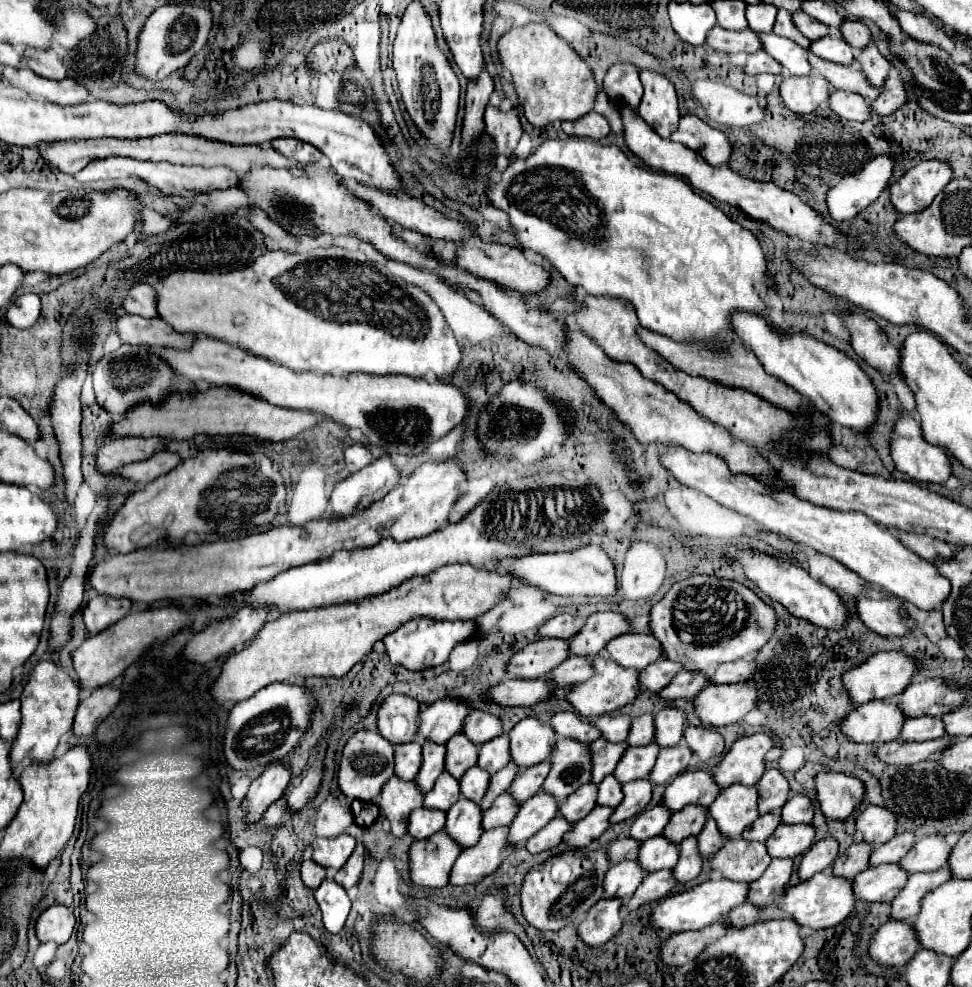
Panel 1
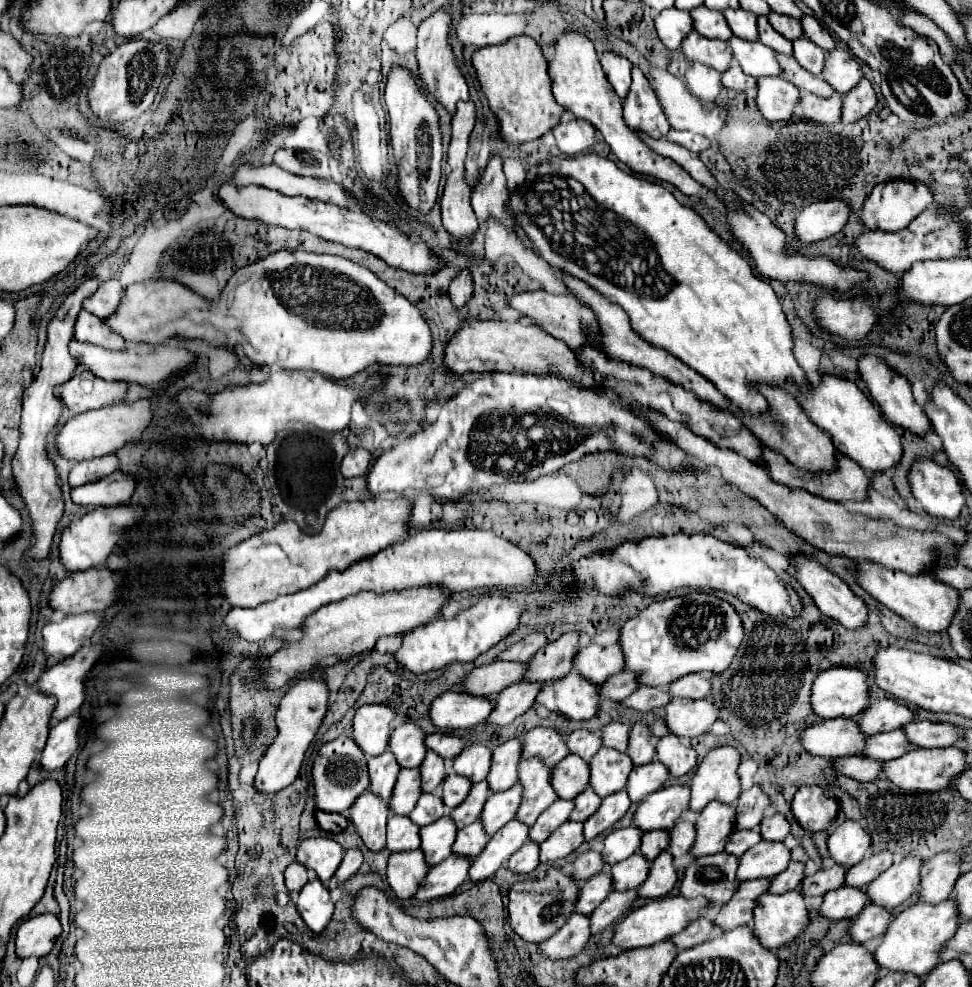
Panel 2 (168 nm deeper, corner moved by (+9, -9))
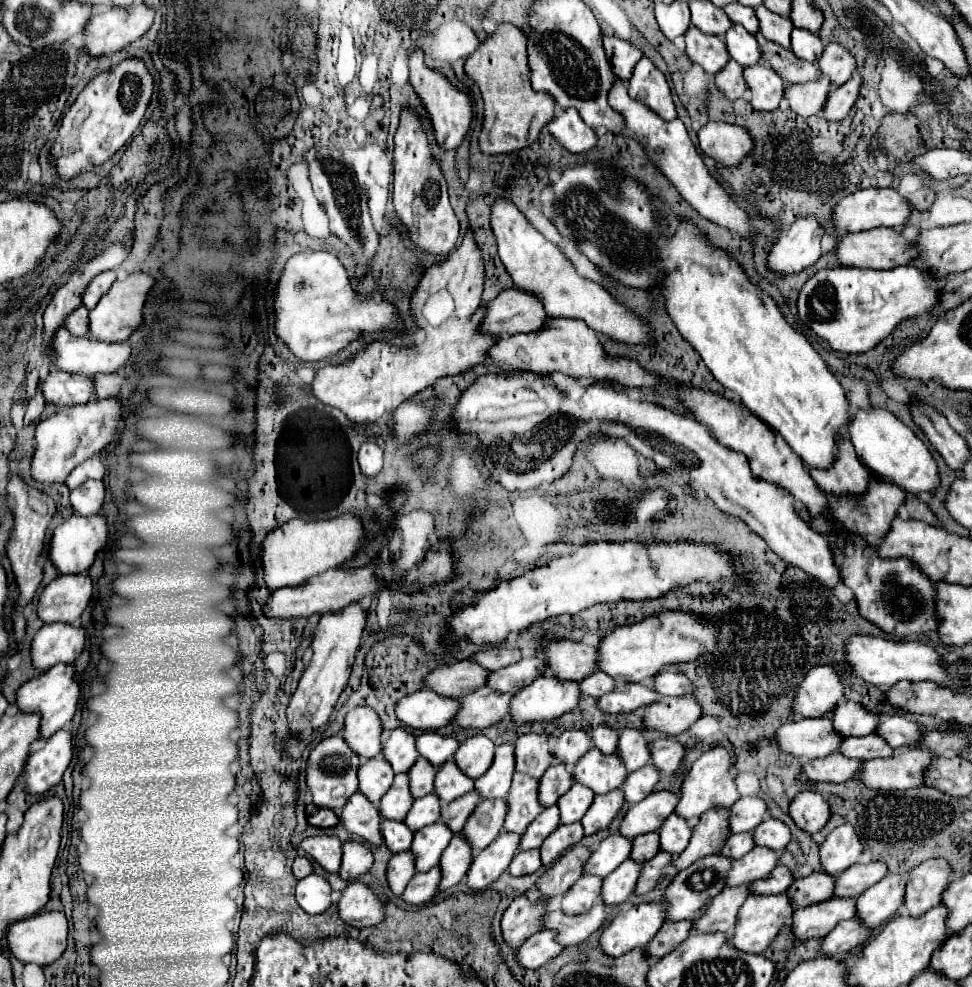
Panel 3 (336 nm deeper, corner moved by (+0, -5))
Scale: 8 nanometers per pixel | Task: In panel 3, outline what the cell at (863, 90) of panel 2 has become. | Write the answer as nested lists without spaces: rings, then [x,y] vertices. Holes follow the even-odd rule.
[[[854,72],[852,80],[834,88],[832,92],[828,92],[828,104],[824,106],[822,118],[824,120],[842,120],[850,112],[850,108],[854,106],[856,98],[858,98],[860,84],[862,84],[862,78],[858,72]]]

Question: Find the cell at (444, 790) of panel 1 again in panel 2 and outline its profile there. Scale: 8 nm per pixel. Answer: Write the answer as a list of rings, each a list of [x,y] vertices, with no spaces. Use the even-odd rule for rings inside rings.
[[[421,794],[415,810],[409,814],[409,818],[419,824],[419,826],[427,826],[431,822],[435,822],[437,818],[441,818],[447,810],[443,808],[443,798],[439,794]]]

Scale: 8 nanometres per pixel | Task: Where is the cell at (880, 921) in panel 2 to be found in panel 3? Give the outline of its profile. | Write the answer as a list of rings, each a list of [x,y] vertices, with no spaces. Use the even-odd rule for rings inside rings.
[[[844,920],[840,922],[820,944],[820,954],[828,956],[828,958],[838,958],[840,954],[852,950],[854,946],[864,944],[870,938],[872,930],[860,926],[860,922],[852,920]]]

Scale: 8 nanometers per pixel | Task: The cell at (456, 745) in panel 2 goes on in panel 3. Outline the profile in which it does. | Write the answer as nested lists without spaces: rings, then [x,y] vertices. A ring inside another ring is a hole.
[[[422,732],[416,738],[416,750],[430,764],[442,766],[458,750],[458,742],[452,736],[440,736],[438,732]]]

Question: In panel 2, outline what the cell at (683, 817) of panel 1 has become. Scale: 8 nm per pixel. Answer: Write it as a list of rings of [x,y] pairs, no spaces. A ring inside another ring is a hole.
[[[653,830],[653,832],[645,832],[645,834],[643,834],[643,840],[641,840],[639,852],[641,852],[647,860],[655,860],[655,858],[659,856],[659,852],[667,850],[667,844],[671,844],[669,830]]]

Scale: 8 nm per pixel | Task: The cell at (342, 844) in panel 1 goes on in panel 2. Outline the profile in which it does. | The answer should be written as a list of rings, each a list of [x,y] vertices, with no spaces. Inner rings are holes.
[[[307,838],[301,840],[297,850],[297,862],[317,872],[319,880],[327,884],[343,858],[343,848],[331,838]]]

